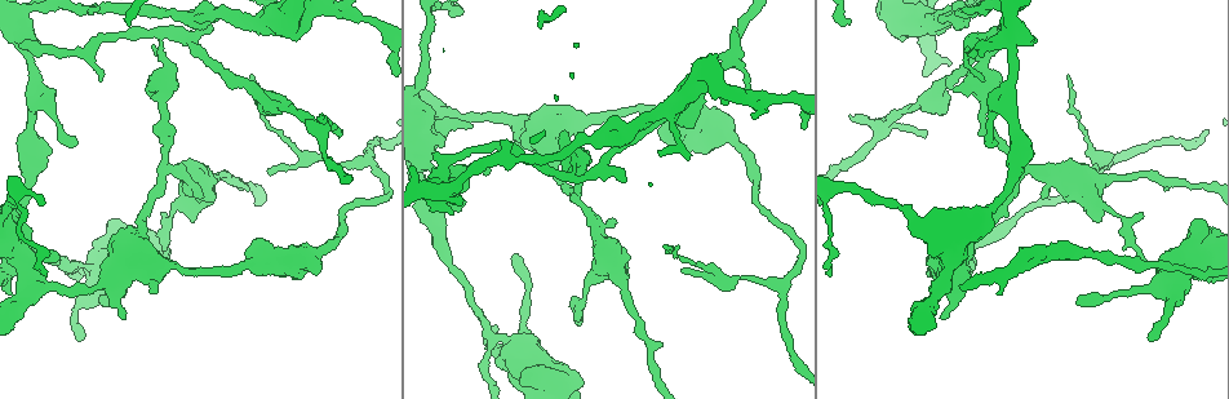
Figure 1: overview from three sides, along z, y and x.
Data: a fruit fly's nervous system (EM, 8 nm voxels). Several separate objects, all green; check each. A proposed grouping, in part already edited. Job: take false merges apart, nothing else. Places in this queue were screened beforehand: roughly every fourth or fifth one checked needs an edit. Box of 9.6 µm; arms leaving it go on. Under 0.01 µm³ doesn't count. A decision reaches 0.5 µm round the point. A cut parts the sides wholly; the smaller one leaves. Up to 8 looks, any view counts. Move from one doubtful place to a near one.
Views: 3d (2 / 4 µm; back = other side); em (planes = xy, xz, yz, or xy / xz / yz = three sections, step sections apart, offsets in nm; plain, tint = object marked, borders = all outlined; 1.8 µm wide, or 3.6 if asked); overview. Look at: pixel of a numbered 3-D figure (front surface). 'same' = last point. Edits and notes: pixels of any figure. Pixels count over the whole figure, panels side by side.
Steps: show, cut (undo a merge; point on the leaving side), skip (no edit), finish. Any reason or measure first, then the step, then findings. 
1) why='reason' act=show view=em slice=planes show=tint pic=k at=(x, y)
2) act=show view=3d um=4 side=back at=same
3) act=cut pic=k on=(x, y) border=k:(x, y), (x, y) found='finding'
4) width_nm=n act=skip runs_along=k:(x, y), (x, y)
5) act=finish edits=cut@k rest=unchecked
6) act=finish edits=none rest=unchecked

why='three-way junction' act=show view=3d um=4 pic=1 at=(938, 287)

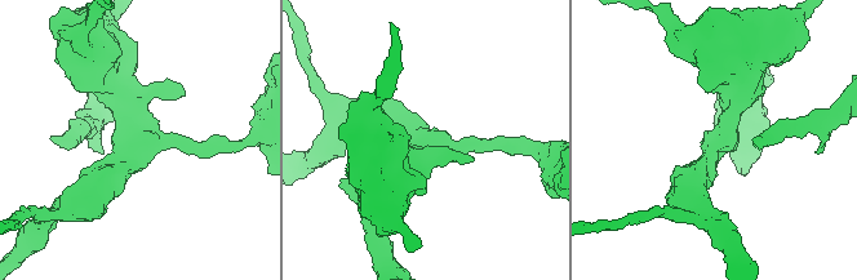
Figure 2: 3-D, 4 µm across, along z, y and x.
act=show view=em slice=planes show=tint pic=2 at=(436, 141)

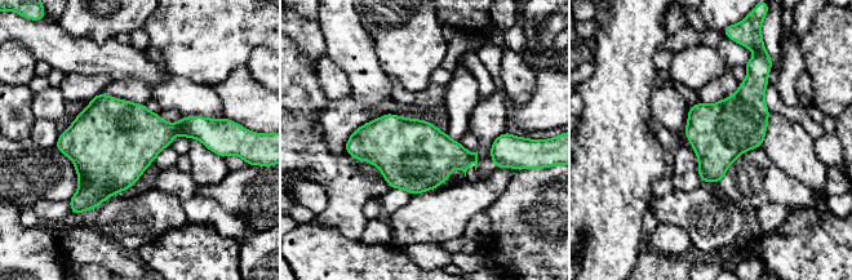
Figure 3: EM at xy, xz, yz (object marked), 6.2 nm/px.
act=skip found='one neuron here'

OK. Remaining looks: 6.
why='sharp bend' act=show view=em um=3.6 slice=yz step=8 show=tint pic=1 at=(96, 269)

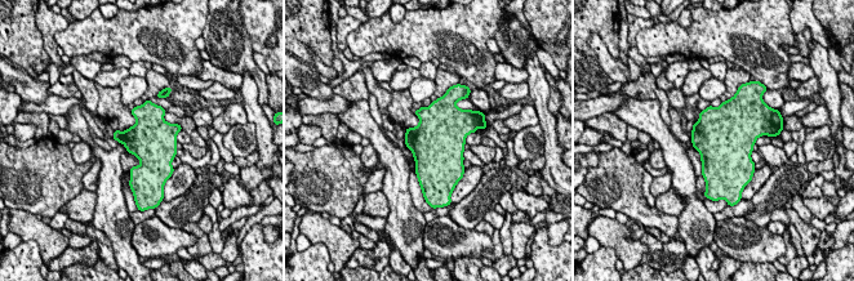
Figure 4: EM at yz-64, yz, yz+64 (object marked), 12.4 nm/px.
why='another direction' act=show view=em um=3.6 slice=planes show=tint at=same

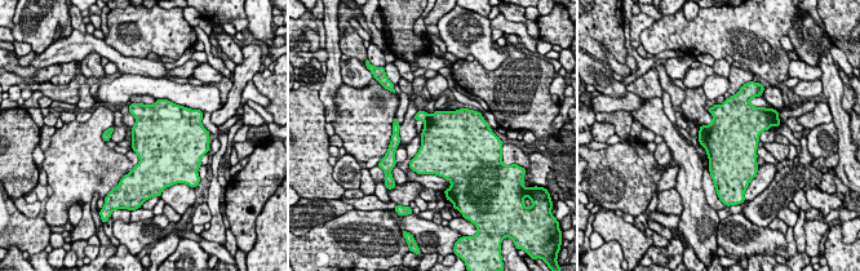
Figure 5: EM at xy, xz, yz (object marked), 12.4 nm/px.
width_nm=600 act=cut pic=5 on=(421, 115) border=5:(430, 115), (425, 121) found='two neurons meet here'

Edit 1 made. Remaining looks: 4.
why='four-way junction' act=show view=em slice=planes show=tint pic=1 at=(1012, 39)

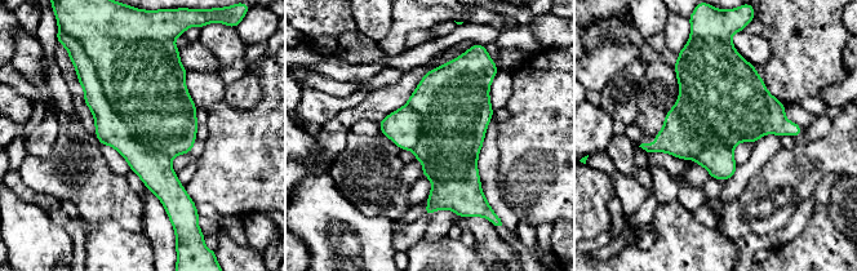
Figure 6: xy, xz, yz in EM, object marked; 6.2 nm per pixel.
act=cut pic=6 on=(146, 87) border=6:(89, 61), (129, 133), (171, 158) found='a second neuron is stuck on'

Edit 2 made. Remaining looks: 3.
act=finish edits=cut@5,cut@6 rest=unchecked

